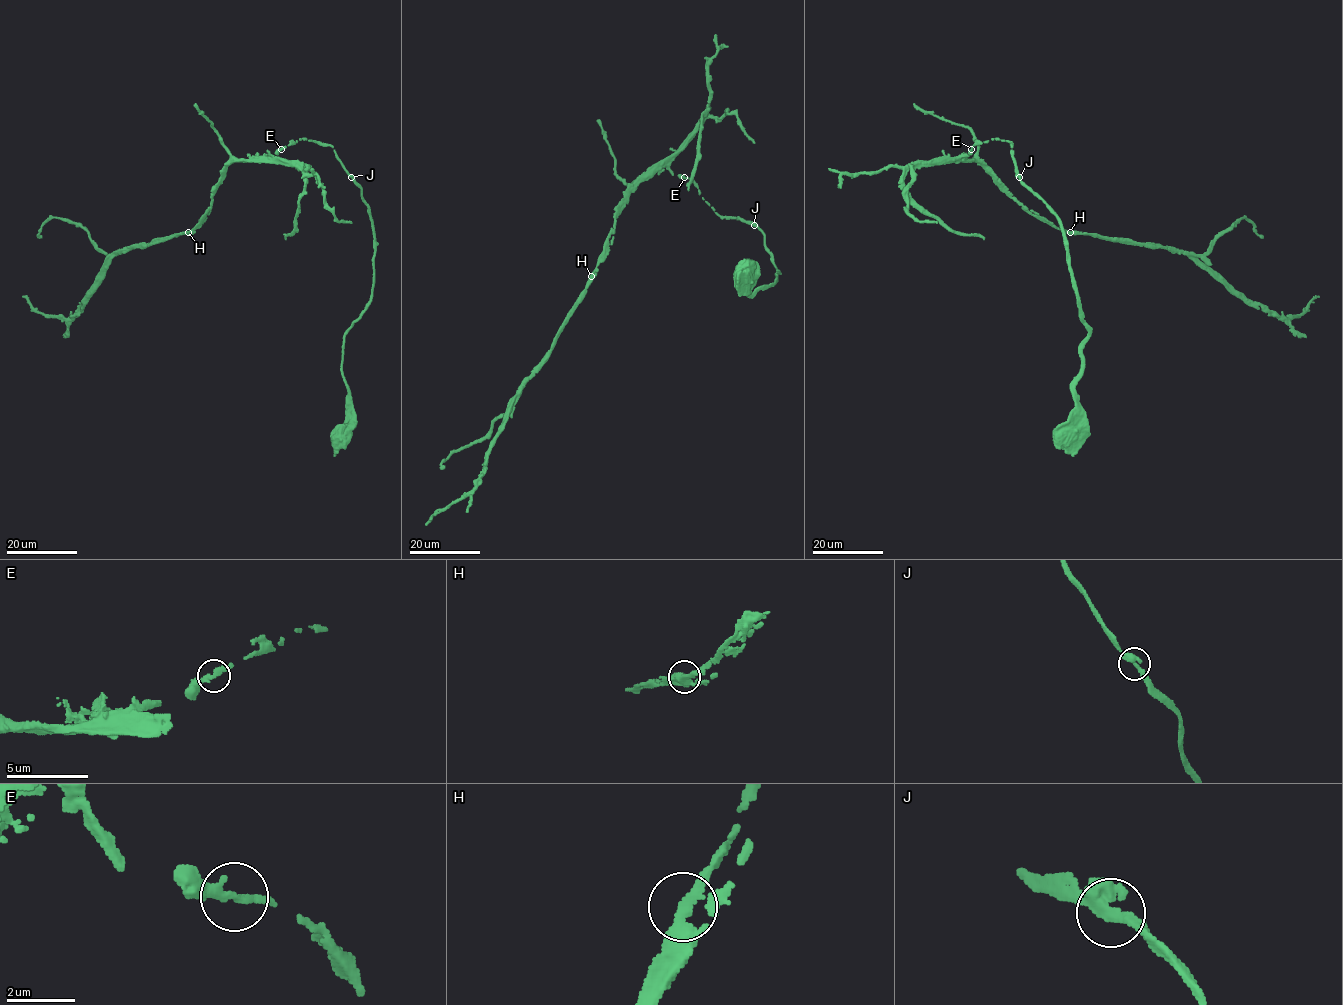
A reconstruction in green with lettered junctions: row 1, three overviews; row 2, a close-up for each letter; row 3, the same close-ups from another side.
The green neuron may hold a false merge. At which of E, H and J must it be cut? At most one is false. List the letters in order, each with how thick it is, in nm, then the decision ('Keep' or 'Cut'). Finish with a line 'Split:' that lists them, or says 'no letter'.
E: Thickness 280 nm. Keep
H: Thickness 280 nm. Keep
J: Thickness 280 nm. Keep
Split: no letter

